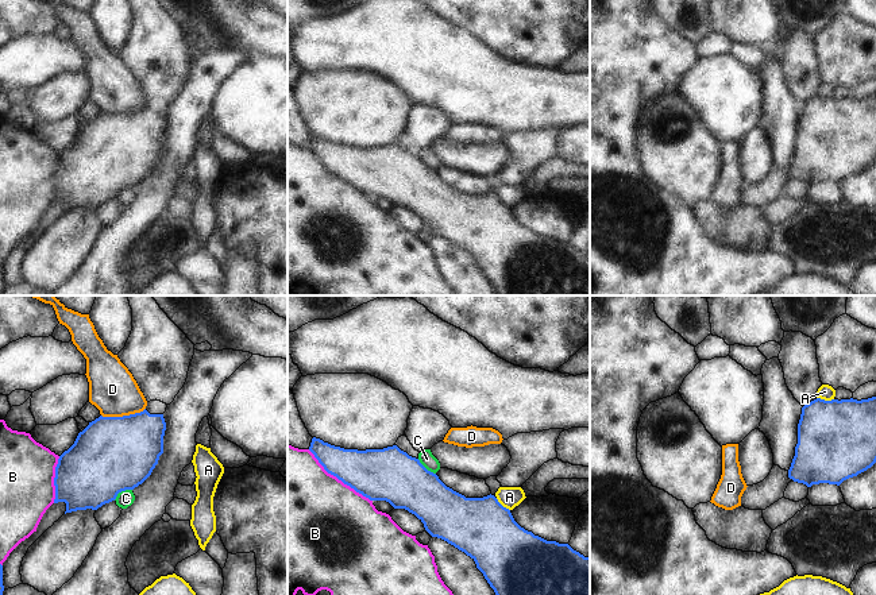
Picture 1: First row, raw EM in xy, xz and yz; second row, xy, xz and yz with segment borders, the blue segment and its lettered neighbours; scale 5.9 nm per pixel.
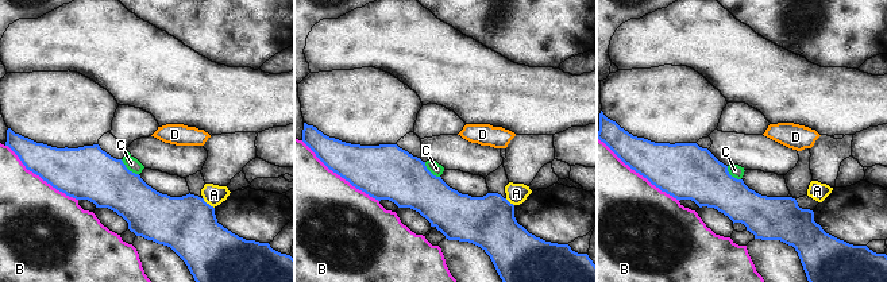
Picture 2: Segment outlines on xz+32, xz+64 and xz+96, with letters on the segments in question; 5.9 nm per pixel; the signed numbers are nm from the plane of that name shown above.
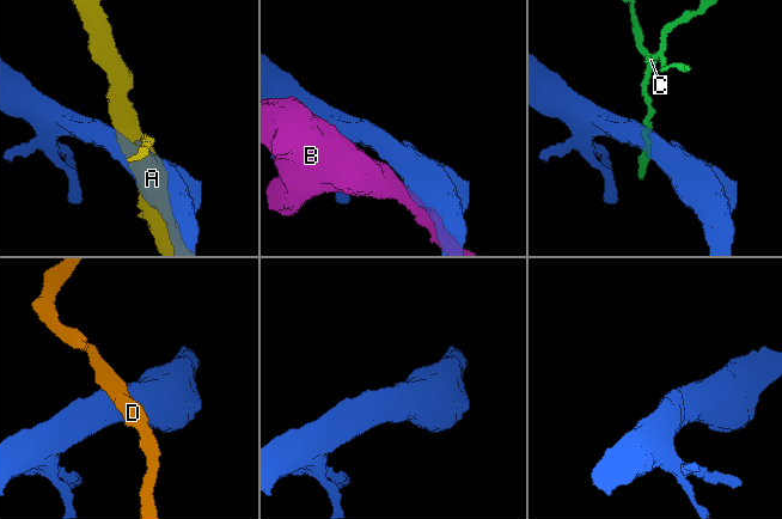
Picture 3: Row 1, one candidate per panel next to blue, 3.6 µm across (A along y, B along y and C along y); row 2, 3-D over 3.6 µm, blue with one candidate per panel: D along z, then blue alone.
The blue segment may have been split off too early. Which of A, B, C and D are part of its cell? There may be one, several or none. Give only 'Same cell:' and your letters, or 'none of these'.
Same cell: none of these

